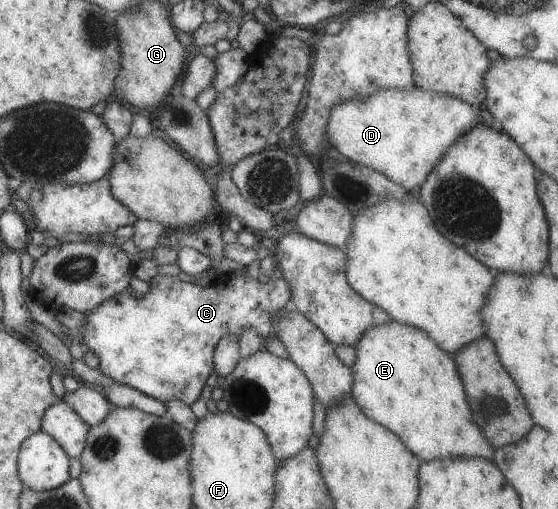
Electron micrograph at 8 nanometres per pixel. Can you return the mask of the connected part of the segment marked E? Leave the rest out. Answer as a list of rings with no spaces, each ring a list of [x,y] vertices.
[[[390,320],[388,323],[370,326],[352,347],[355,358],[353,365],[349,367],[352,374],[349,393],[368,419],[397,435],[398,439],[401,439],[402,443],[421,461],[446,456],[484,458],[492,461],[494,448],[485,437],[482,437],[482,433],[472,421],[462,381],[452,363],[452,355],[440,349],[425,331]]]

